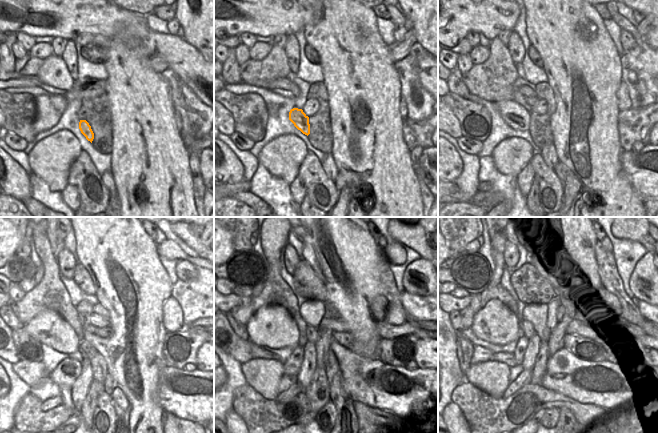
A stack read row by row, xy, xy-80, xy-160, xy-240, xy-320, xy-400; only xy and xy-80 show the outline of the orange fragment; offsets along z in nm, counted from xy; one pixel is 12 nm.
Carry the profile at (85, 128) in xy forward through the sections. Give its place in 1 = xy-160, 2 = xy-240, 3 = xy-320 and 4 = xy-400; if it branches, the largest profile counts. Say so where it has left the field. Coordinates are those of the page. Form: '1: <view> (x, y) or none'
1: xy-160 (515, 115)
2: xy-240 (48, 327)
3: xy-320 (271, 325)
4: xy-400 (496, 323)

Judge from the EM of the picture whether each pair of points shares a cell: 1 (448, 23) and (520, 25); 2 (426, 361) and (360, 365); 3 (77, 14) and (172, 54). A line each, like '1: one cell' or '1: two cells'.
1: two cells
2: two cells
3: one cell

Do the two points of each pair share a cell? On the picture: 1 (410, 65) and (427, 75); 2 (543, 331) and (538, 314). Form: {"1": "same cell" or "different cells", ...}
{"1": "different cells", "2": "same cell"}

